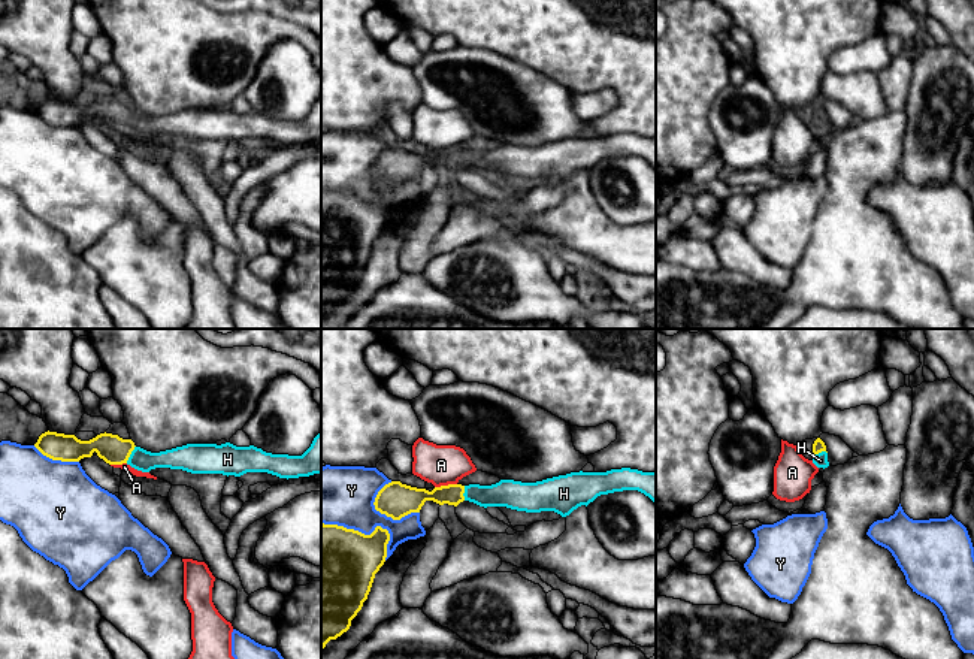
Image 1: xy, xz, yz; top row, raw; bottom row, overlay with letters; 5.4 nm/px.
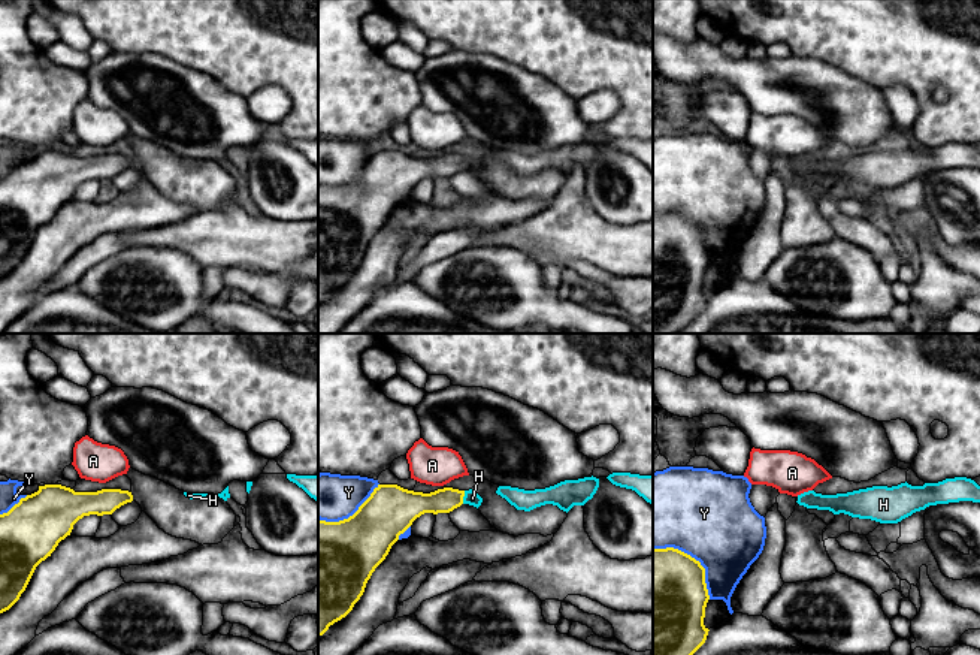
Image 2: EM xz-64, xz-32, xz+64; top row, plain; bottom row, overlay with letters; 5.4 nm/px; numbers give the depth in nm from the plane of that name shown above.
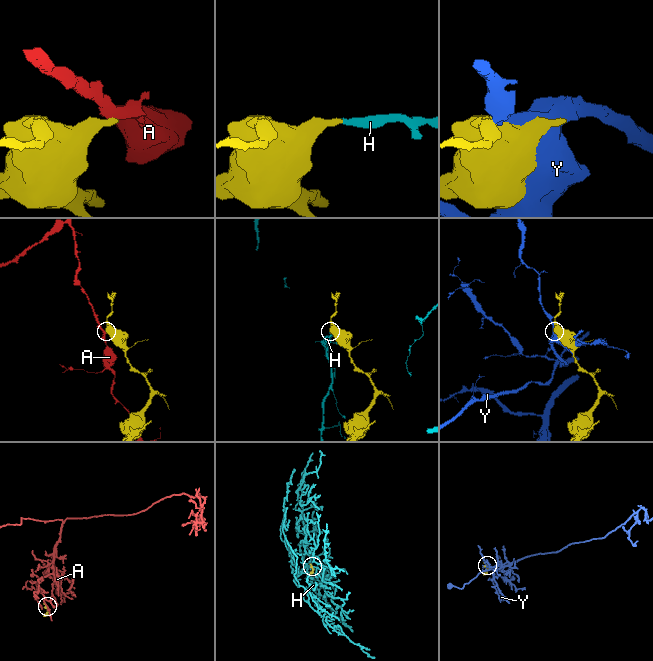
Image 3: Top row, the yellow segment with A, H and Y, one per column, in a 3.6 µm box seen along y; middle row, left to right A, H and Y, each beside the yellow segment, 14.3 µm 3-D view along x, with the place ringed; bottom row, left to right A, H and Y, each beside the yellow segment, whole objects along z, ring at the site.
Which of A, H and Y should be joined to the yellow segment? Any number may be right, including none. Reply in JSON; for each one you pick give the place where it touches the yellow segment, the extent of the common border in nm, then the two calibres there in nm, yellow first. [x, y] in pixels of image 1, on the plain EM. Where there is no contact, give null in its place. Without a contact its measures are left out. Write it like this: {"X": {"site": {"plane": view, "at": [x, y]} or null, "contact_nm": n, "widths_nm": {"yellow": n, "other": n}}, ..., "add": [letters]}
{"H": {"site": {"plane": "xy", "at": [130, 118]}, "contact_nm": 110, "widths_nm": {"yellow": 160, "other": 120}}, "add": ["H"]}

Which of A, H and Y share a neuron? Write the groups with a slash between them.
A / H / Y

